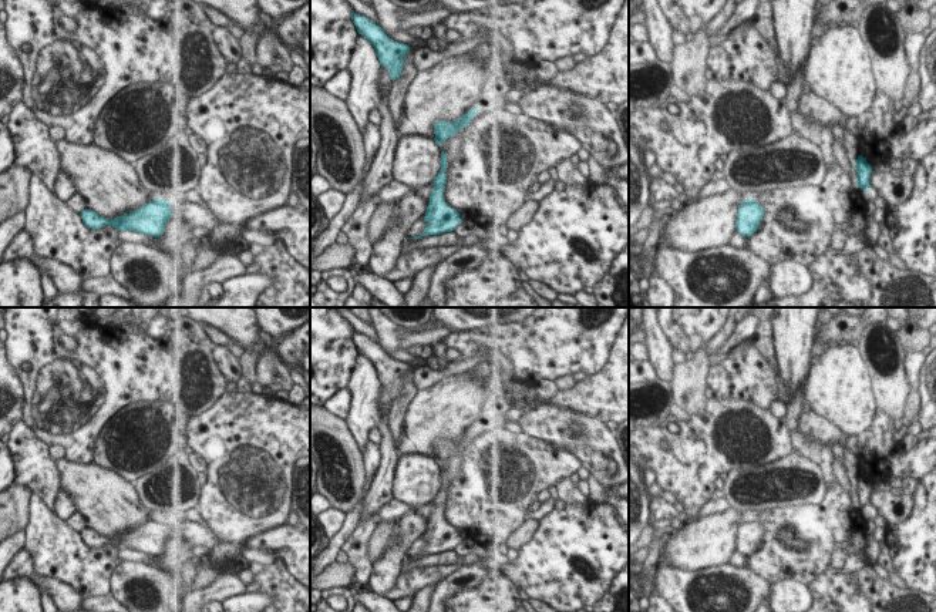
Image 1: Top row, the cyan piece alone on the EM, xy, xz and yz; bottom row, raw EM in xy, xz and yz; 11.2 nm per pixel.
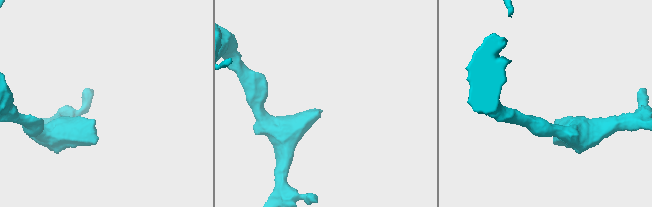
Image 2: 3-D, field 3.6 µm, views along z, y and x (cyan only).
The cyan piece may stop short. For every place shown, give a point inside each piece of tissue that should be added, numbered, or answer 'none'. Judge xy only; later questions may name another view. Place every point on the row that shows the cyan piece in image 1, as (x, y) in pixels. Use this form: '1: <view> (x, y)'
1: xy (197, 215)

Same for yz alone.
none

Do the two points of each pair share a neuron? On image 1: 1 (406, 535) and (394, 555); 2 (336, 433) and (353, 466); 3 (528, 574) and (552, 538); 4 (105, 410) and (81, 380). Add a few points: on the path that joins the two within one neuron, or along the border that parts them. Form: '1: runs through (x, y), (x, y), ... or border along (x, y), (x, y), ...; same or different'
1: runs through (404, 540), (399, 551); same
2: runs through (339, 441), (347, 457); same
3: runs through (536, 565), (552, 547); same
4: runs through (98, 403), (83, 387); same

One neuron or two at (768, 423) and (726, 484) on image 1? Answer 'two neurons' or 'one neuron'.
two neurons

